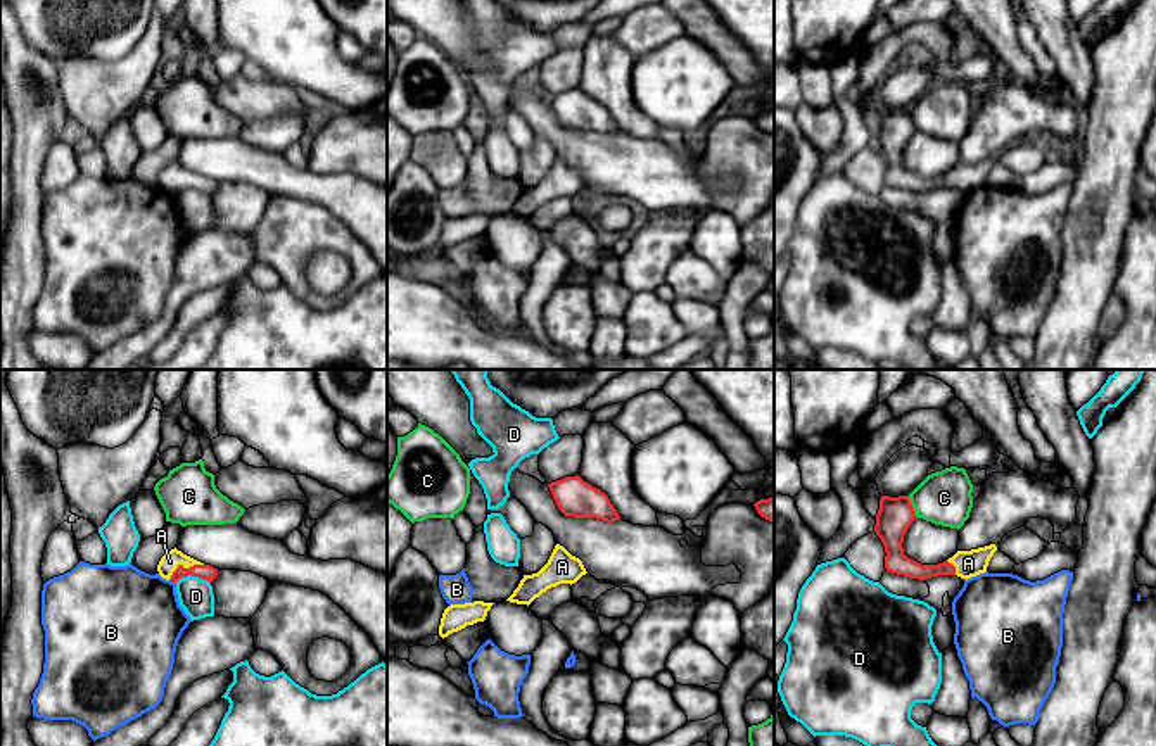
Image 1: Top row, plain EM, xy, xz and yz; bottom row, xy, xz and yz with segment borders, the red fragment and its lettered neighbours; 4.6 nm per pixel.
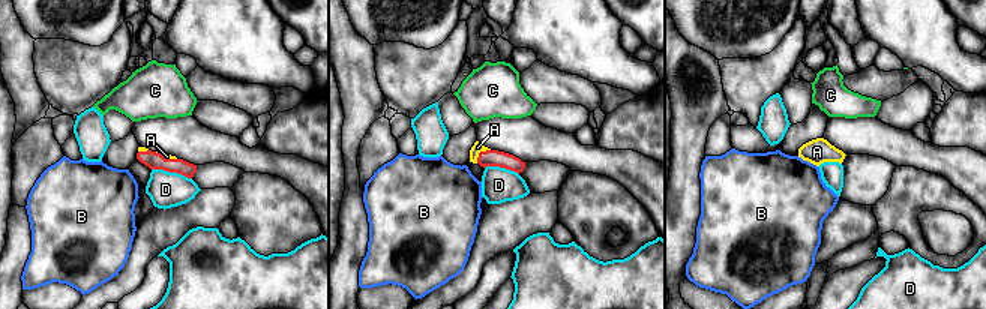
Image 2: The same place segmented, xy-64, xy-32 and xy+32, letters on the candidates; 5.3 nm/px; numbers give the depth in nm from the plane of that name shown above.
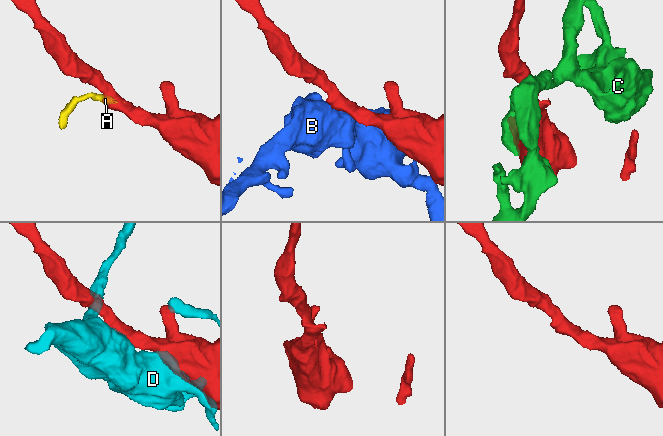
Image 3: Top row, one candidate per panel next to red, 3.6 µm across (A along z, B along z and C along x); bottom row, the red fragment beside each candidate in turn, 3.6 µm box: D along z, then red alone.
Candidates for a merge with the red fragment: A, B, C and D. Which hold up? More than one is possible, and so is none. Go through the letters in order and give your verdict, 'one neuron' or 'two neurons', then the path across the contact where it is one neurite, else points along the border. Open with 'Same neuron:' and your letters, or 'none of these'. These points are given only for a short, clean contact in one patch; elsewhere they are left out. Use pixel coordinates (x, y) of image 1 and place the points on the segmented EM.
Same neuron: A
A: one neuron; runs through xy (206, 572), (182, 567), (170, 562)
B: two neurons
C: two neurons
D: two neurons

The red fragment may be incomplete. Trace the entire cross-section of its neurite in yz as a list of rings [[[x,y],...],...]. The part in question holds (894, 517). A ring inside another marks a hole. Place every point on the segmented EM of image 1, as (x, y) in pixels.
[[[881,496],[874,532],[885,546],[886,572],[918,580],[938,575],[957,575],[968,580],[987,572],[988,561],[997,551],[995,544],[971,551],[957,551],[952,558],[938,565],[921,565],[907,558],[902,542],[909,525],[916,518],[909,496]]]

